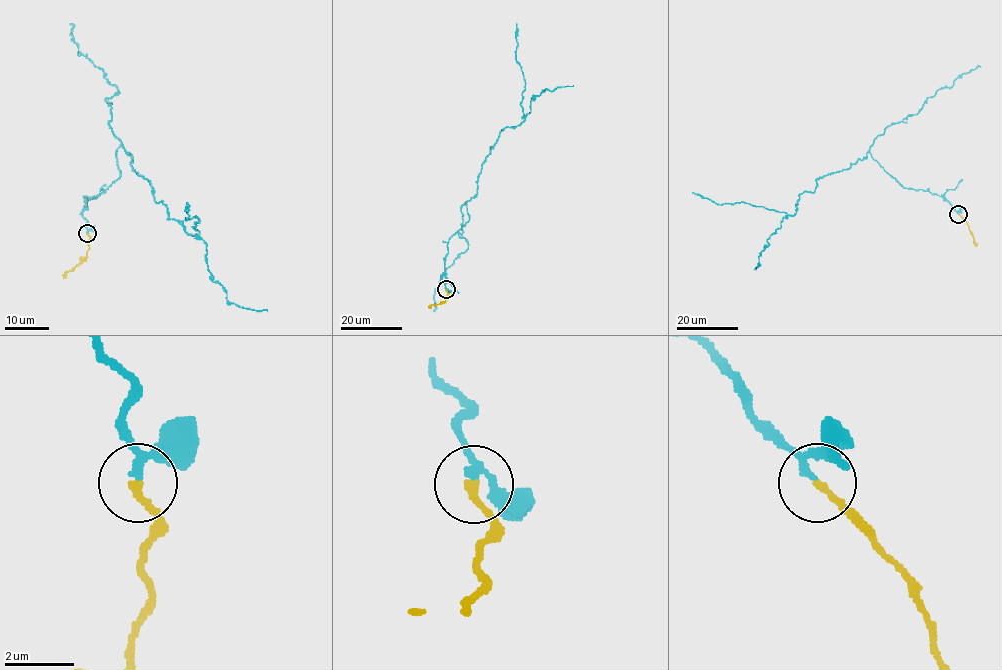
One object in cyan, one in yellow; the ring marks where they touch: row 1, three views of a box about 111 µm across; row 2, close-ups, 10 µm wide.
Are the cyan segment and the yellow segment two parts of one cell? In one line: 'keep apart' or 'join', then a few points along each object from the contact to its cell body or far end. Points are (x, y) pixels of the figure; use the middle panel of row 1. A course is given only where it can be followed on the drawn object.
join | cyan via (446, 289), (449, 239), (469, 220), (466, 202), (477, 193), (482, 163), (500, 132), (525, 118), (516, 23) | yellow via (446, 289), (447, 298), (429, 306)

